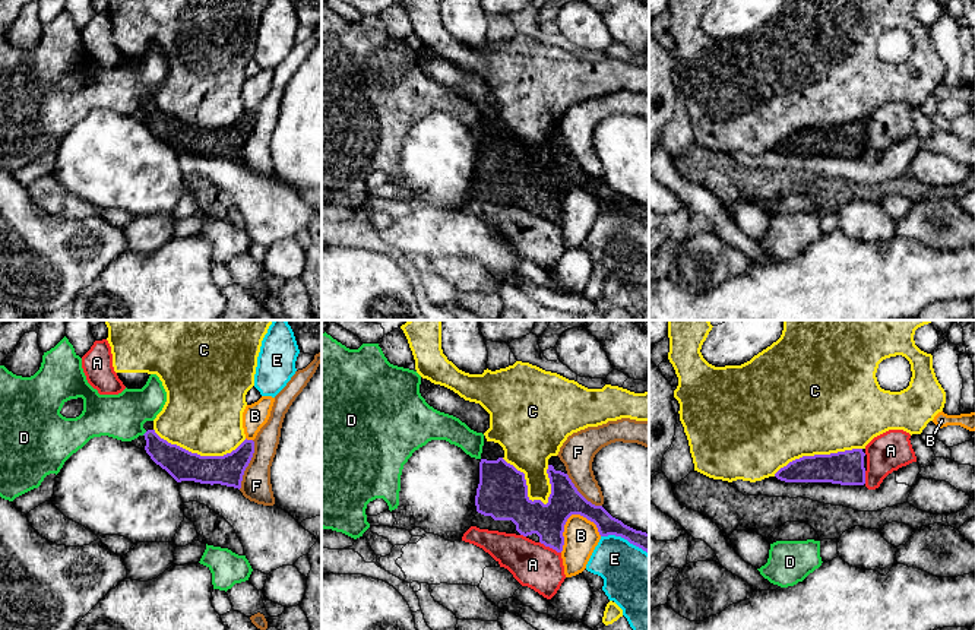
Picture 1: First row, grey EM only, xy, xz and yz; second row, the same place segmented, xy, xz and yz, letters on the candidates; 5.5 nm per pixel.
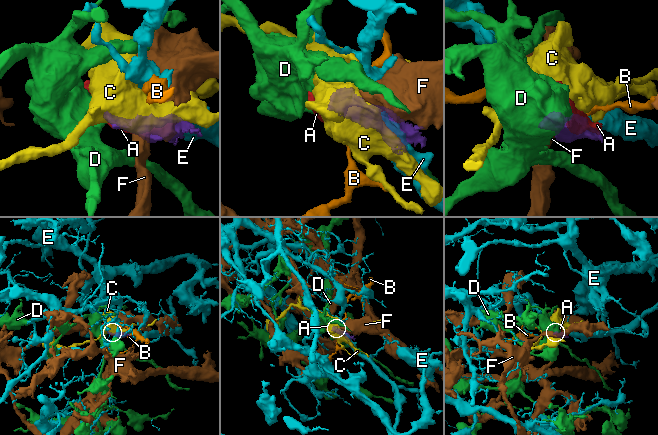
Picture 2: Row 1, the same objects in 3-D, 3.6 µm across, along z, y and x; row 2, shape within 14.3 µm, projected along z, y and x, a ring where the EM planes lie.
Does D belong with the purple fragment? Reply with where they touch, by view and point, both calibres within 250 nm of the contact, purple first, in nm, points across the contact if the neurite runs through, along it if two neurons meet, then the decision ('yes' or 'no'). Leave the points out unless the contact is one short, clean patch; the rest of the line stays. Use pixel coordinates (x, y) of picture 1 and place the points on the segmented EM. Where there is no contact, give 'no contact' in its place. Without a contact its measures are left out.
meets purple in xy at (145, 433); 160 nm thick on the purple side, 240 nm on the other; border along xy (146, 431), (142, 434); no

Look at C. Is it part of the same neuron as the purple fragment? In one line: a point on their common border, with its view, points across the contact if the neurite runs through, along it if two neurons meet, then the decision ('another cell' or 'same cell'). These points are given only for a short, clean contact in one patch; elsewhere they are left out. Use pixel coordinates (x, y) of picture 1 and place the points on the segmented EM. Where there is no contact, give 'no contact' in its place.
meets purple in xz at (525, 484); another cell

